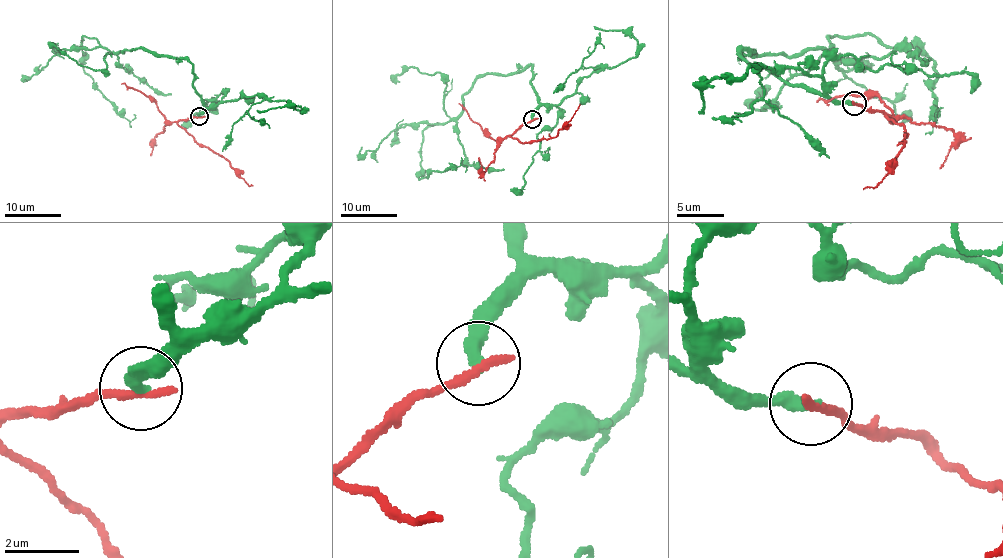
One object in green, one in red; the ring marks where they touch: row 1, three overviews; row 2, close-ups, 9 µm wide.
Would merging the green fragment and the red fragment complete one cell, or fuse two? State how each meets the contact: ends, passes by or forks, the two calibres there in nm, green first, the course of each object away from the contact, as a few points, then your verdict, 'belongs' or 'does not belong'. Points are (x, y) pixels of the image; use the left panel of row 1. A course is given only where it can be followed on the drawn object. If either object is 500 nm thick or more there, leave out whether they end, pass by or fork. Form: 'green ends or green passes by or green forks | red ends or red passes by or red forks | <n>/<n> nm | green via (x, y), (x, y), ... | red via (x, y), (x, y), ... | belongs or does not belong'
green ends | red ends | 360/280 nm | green via (199, 116), (190, 63), (117, 53), (83, 36), (93, 85), (130, 121), (133, 114) | red via (199, 117), (178, 122), (197, 142), (218, 153), (238, 175), (252, 185) | does not belong

